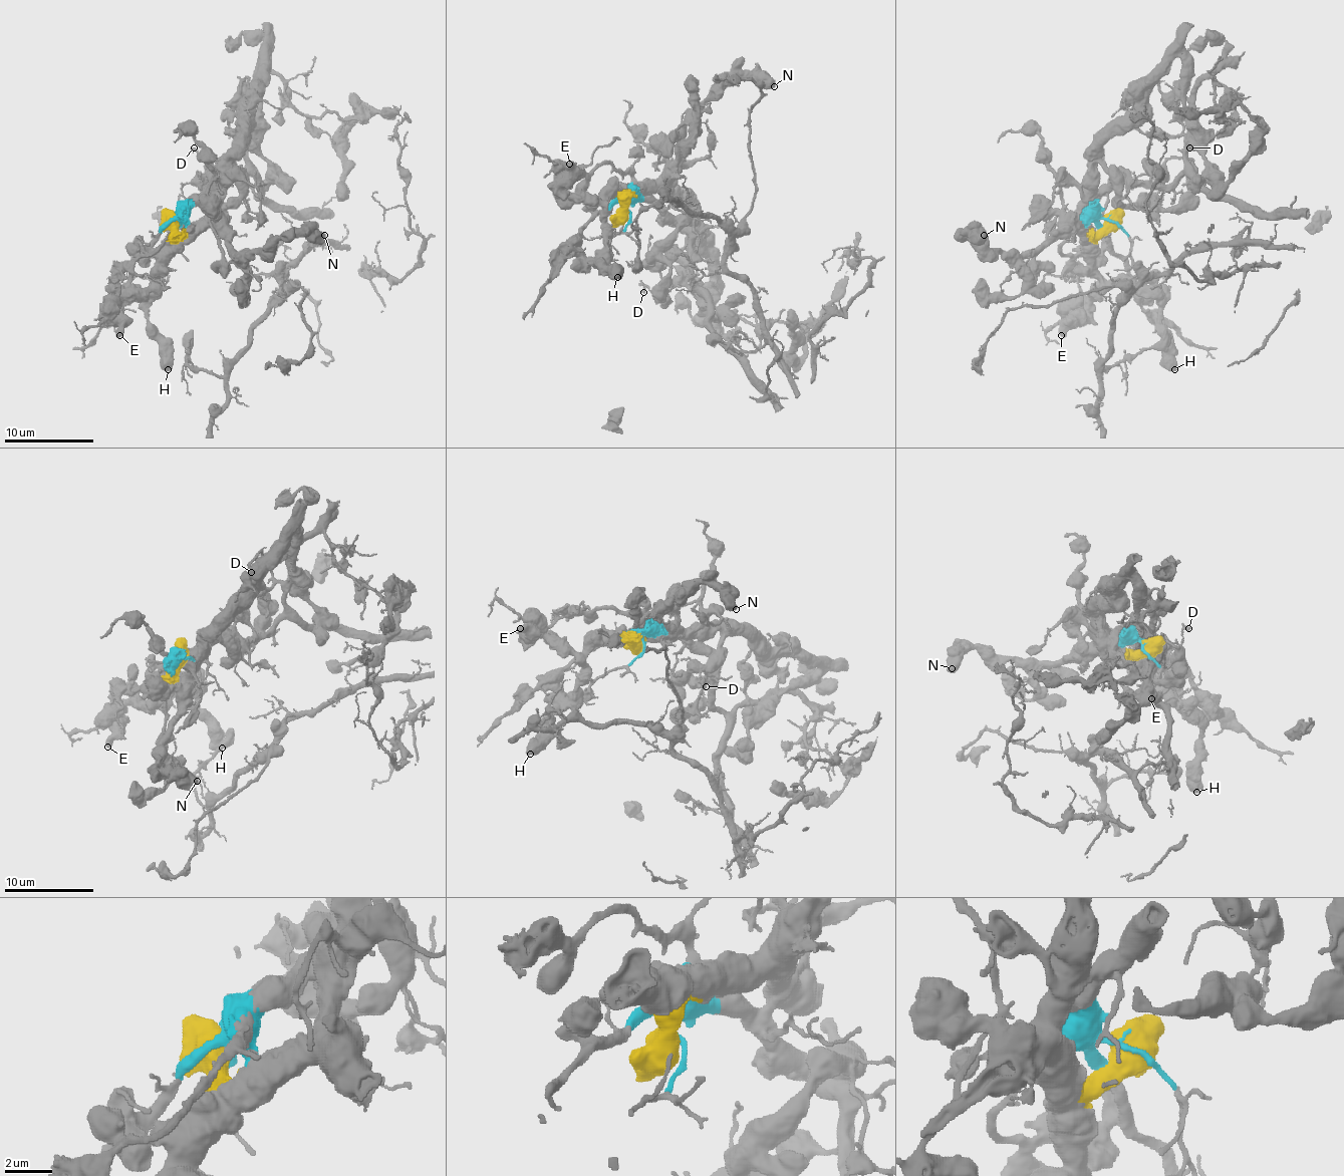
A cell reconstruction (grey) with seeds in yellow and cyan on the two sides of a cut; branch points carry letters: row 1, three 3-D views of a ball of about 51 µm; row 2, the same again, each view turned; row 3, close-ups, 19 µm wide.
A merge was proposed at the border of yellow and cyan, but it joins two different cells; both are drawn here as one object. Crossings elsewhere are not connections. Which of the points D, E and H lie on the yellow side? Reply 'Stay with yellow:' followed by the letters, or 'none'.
Stay with yellow: E, H

